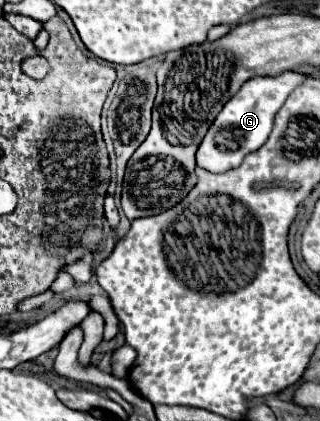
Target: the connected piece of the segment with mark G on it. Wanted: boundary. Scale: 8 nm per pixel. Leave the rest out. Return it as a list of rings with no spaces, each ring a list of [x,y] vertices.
[[[283,72],[275,78],[251,78],[247,80],[239,92],[223,106],[223,110],[213,120],[209,132],[205,134],[203,142],[197,150],[197,166],[209,172],[227,172],[231,168],[237,168],[243,158],[255,150],[259,150],[273,126],[273,118],[277,110],[283,106],[285,98],[291,94],[291,90],[303,82],[303,74],[297,72]]]

